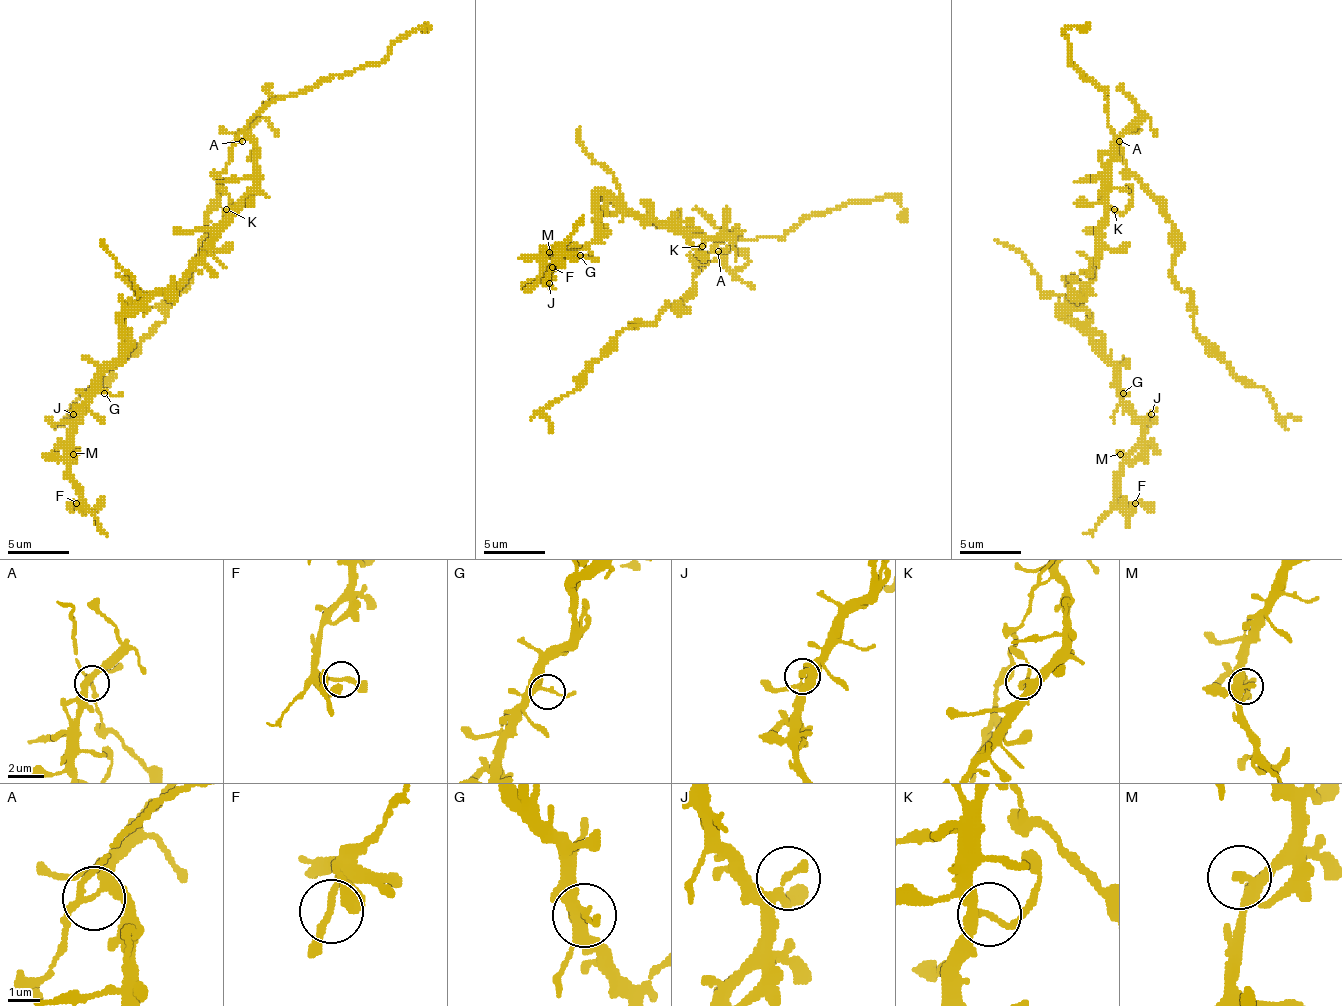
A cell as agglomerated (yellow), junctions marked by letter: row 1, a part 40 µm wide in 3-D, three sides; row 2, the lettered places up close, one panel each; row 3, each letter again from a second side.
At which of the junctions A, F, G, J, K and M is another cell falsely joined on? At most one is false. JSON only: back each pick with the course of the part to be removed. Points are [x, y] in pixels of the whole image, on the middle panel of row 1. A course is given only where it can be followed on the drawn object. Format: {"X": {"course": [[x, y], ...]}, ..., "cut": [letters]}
{"A": {"course": [[717, 252], [696, 264], [678, 307], [629, 325], [543, 411], [552, 432]]}, "cut": ["A"]}

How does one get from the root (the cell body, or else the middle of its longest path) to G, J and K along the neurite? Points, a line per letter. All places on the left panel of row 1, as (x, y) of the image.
G: (254, 194), (238, 209), (214, 246), (174, 286), (147, 292), (122, 316), (122, 356), (101, 377), (104, 393)
J: (254, 194), (174, 286), (147, 292), (122, 316), (122, 356), (101, 377), (92, 402), (73, 414)
K: (254, 194), (244, 194), (226, 209)

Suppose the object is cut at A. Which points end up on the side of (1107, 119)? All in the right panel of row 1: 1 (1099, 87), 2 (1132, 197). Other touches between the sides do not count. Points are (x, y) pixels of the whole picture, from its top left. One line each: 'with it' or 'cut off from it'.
1: with it
2: cut off from it

